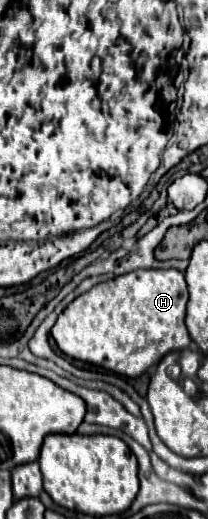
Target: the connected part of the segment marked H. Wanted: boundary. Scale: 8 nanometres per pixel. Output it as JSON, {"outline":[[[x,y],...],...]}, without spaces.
{"outline":[[[140,269],[98,283],[76,297],[60,313],[52,327],[52,337],[64,355],[136,379],[164,355],[188,349],[190,335],[184,325],[186,303],[188,289],[182,271]]]}

